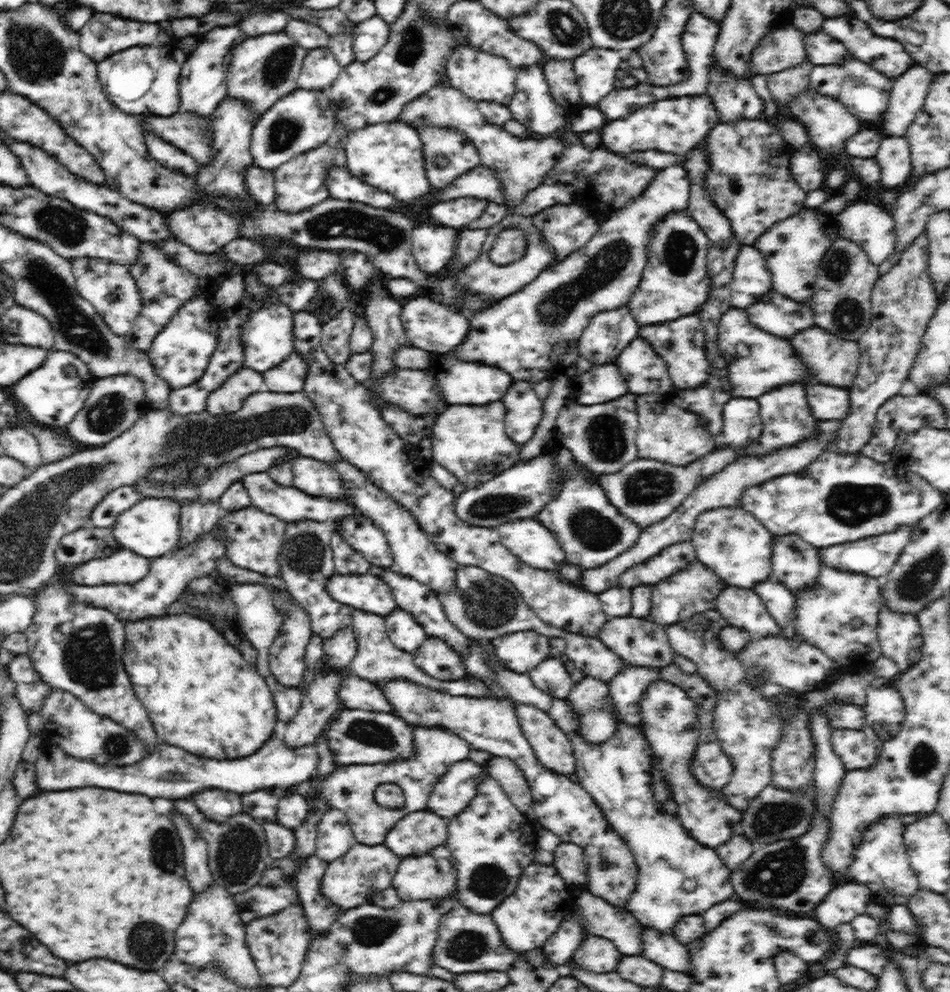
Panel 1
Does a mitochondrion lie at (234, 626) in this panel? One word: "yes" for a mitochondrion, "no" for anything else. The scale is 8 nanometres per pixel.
no

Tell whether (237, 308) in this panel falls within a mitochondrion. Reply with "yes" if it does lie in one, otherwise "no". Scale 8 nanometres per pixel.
no

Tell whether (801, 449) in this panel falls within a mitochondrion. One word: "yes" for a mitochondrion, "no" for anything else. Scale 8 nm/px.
no

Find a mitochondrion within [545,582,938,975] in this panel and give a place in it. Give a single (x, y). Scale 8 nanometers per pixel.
(782, 869)

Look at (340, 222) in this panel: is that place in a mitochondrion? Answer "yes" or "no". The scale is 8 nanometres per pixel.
yes

